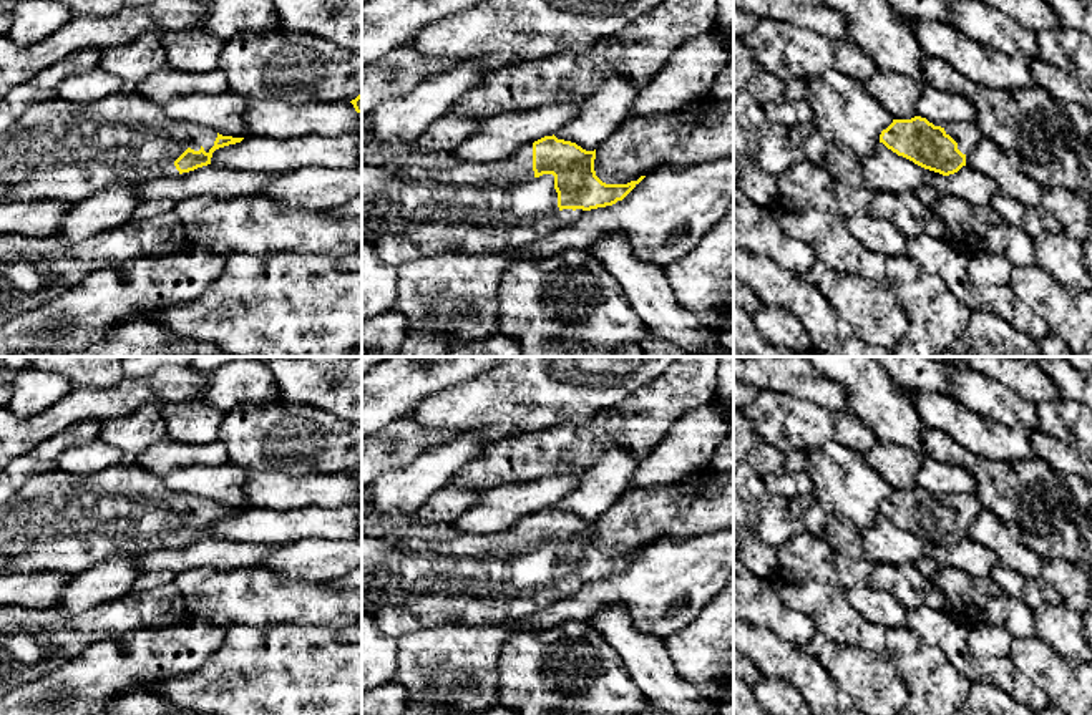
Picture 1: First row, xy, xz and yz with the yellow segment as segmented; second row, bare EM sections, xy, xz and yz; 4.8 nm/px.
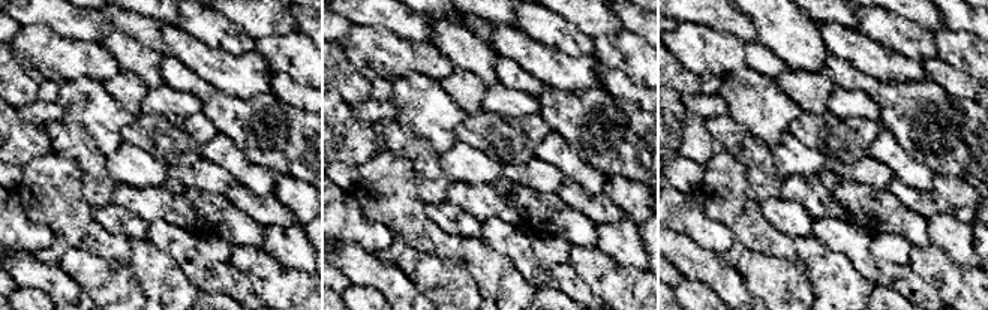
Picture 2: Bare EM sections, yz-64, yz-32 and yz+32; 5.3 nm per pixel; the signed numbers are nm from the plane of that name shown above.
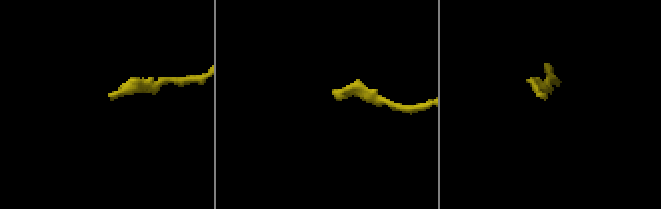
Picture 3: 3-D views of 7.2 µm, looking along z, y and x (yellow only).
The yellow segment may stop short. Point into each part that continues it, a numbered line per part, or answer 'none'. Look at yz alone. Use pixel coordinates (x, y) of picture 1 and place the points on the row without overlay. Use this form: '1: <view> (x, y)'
1: yz (968, 506)

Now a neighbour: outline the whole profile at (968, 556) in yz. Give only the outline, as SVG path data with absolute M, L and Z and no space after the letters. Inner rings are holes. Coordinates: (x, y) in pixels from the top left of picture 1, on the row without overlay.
M963 537L958 544L943 547L924 541L928 557L939 566L961 569L976 577L989 577L991 571L999 564L997 557L984 546Z

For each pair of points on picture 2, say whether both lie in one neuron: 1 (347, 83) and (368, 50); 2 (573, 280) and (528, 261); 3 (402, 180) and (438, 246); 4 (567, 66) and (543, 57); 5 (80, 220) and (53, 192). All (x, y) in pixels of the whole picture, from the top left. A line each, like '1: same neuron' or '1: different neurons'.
1: different neurons
2: same neuron
3: same neuron
4: same neuron
5: same neuron

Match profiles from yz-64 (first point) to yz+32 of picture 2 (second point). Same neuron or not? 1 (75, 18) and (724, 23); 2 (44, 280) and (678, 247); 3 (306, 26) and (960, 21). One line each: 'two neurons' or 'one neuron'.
1: one neuron
2: one neuron
3: one neuron

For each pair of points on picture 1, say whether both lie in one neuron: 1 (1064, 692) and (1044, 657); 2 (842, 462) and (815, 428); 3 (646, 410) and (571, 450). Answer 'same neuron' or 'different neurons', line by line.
1: same neuron
2: different neurons
3: same neuron

